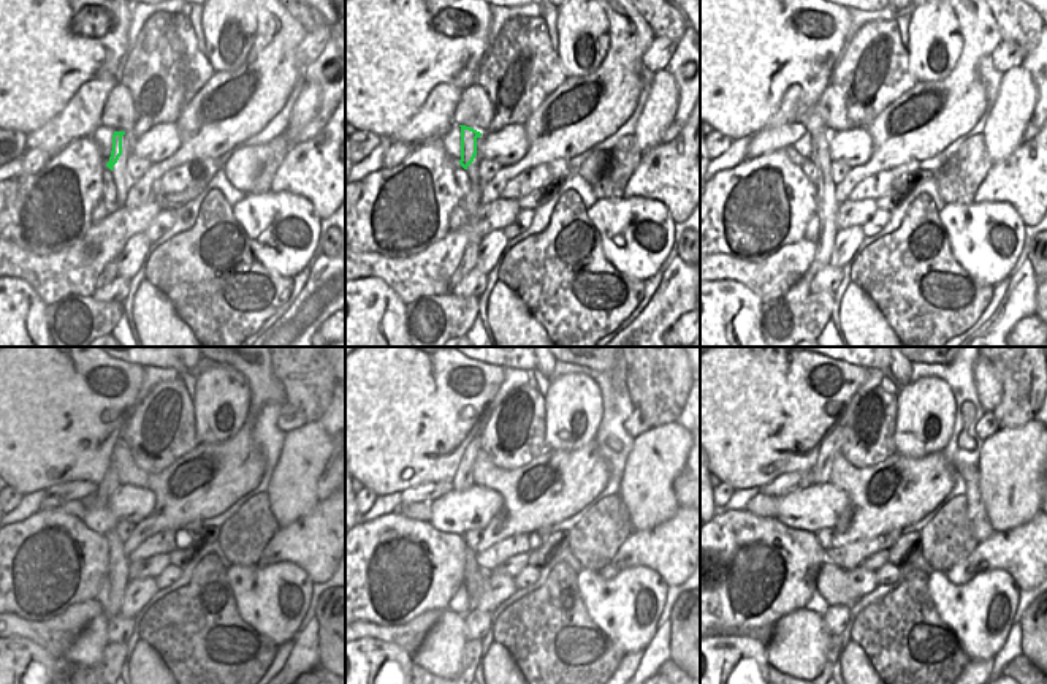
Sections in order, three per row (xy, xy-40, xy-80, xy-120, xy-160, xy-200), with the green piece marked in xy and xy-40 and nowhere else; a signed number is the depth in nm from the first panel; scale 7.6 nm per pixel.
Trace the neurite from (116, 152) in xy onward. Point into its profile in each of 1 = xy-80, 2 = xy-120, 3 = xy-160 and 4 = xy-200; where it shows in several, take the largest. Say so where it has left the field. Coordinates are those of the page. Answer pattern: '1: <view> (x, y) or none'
1: xy-80 (827, 206)
2: xy-120 (118, 573)
3: xy-160 (463, 480)
4: xy-200 (822, 471)

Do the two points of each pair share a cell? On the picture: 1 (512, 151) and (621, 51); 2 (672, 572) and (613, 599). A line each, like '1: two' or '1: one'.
1: two
2: two

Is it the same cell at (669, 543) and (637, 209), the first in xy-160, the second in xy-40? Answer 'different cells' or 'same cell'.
different cells

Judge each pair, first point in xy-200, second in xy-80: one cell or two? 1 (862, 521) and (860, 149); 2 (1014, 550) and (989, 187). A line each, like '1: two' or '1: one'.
1: two
2: one

